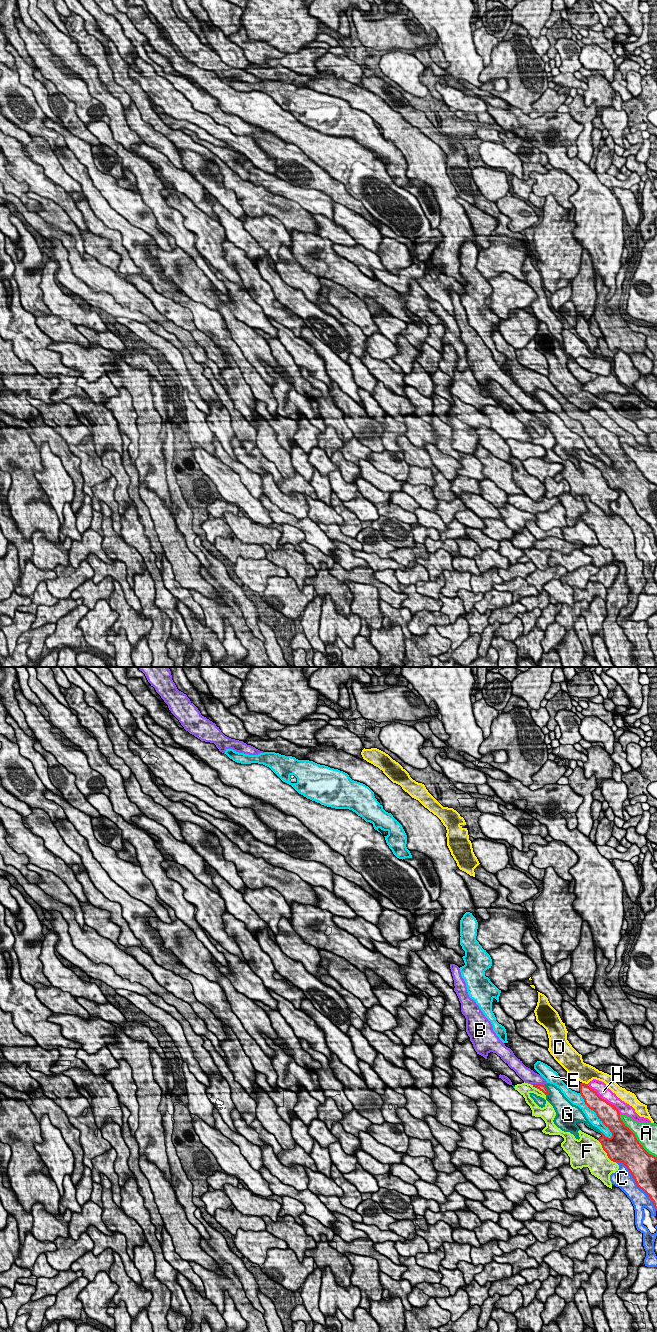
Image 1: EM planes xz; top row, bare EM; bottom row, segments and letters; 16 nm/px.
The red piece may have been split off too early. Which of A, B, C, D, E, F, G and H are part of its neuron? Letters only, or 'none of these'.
none of these

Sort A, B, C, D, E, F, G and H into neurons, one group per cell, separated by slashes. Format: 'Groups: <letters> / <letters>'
Groups: A / B G / C / D / E / F / H

